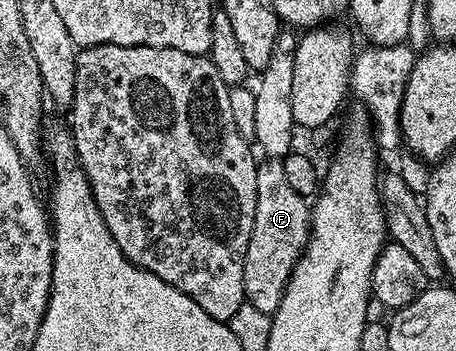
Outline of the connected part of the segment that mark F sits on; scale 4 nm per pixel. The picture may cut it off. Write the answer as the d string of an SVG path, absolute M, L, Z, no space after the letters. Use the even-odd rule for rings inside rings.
M263 159L256 167L255 174L255 218L251 229L250 244L247 245L246 260L243 262L243 288L247 305L258 308L258 312L276 313L278 304L284 295L284 288L296 267L296 261L308 244L311 230L311 209L307 199L298 196L294 188L287 183L283 161Z

